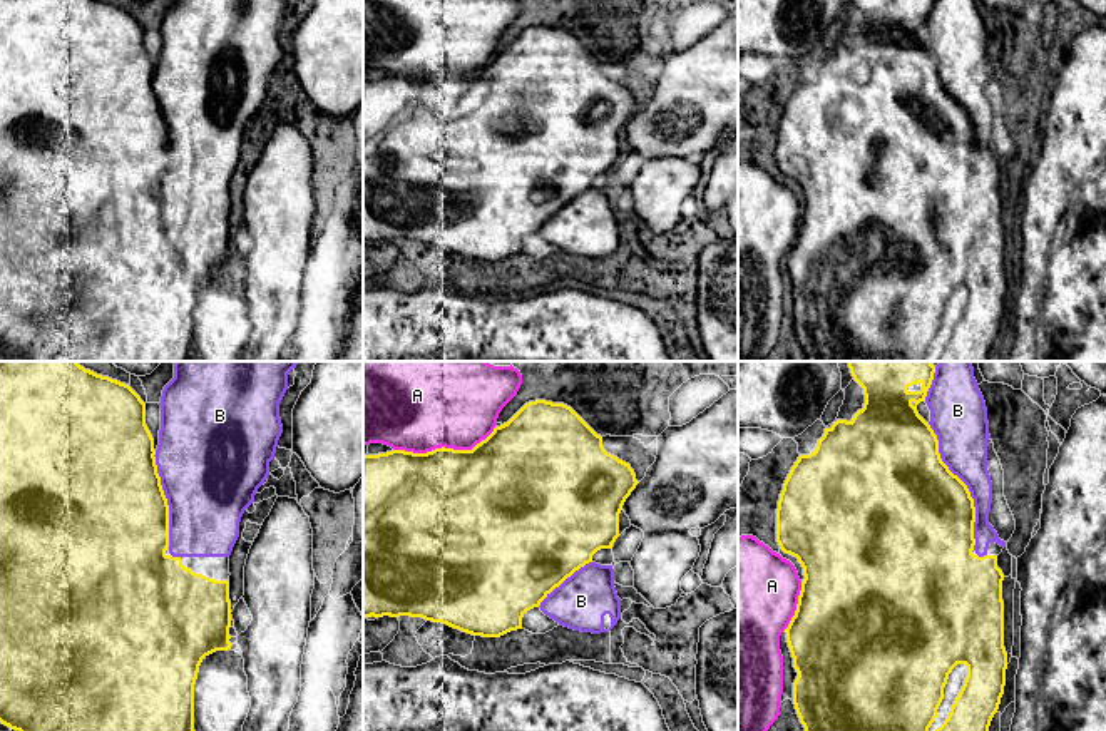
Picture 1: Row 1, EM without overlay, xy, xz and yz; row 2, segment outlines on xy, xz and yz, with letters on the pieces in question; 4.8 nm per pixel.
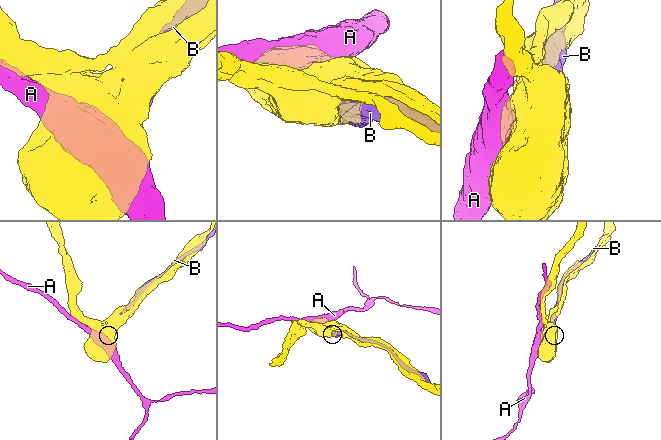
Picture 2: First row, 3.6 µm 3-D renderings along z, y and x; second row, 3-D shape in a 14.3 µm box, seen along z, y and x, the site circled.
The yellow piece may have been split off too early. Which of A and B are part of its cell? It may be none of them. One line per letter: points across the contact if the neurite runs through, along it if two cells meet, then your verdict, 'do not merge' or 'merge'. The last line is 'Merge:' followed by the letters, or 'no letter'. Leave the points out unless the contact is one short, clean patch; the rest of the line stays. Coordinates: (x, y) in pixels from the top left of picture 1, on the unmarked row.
A: do not merge
B: merge
Merge: B

